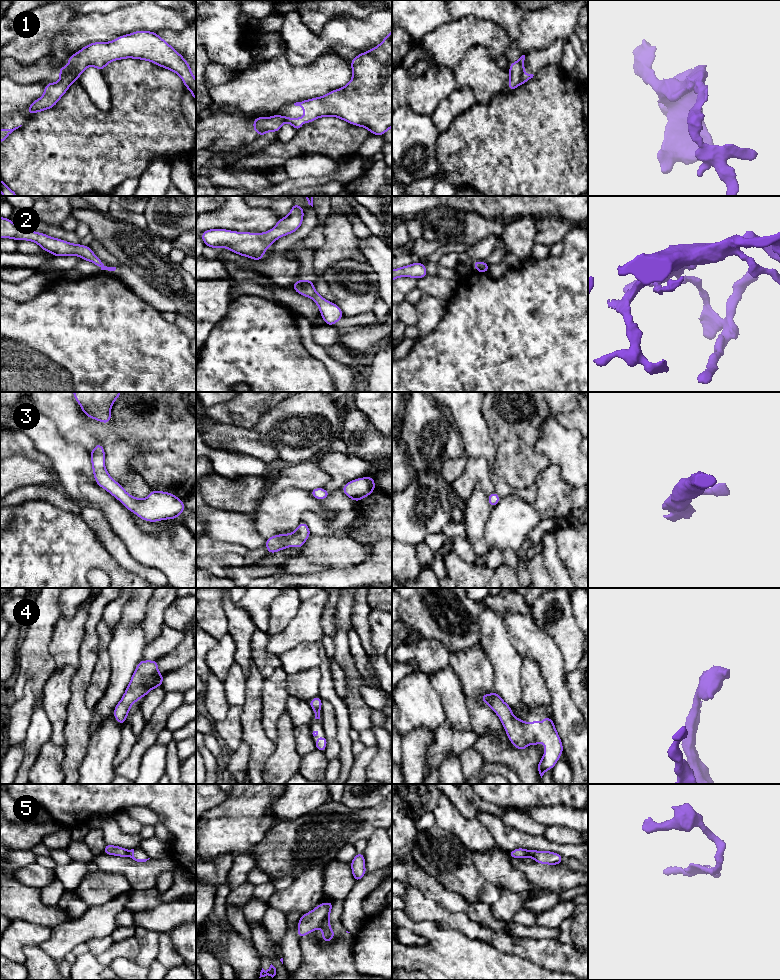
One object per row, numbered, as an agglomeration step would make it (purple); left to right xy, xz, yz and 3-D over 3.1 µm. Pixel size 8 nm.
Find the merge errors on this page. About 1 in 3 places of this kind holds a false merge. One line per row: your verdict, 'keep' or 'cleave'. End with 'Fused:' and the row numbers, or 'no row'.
1: cleave
2: keep
3: keep
4: keep
5: cleave
Fused: 1, 5

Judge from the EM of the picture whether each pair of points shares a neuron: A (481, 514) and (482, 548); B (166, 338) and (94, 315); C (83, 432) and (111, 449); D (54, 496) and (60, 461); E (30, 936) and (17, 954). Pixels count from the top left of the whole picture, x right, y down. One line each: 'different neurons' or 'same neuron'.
A: same neuron
B: same neuron
C: same neuron
D: different neurons
E: same neuron

